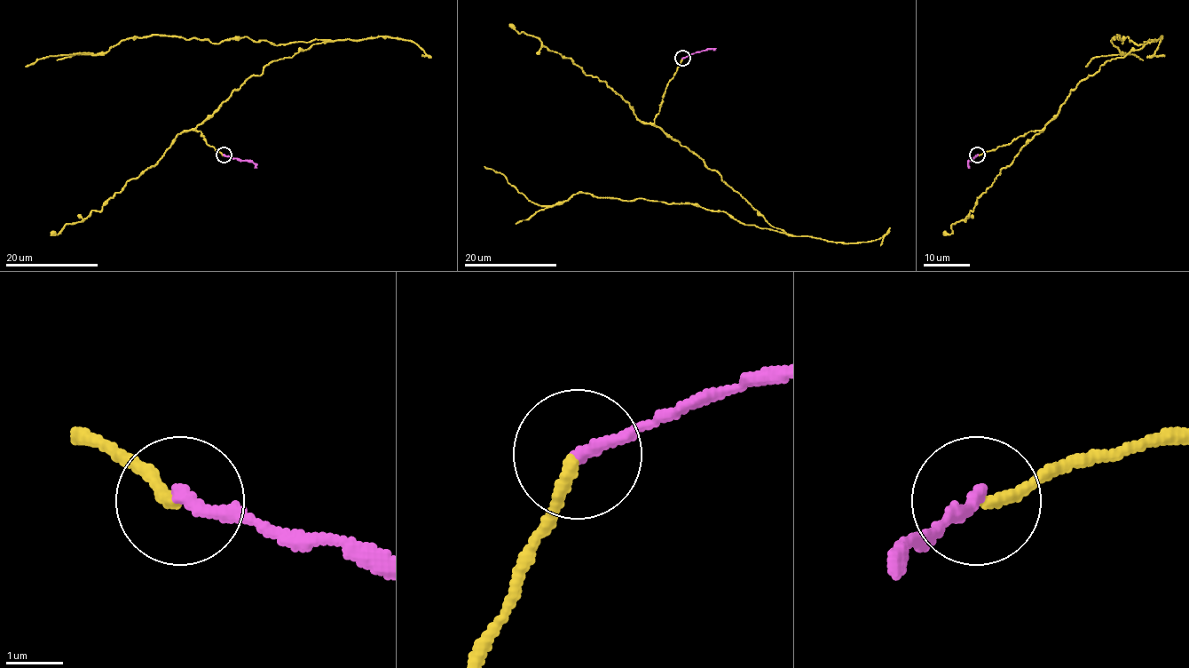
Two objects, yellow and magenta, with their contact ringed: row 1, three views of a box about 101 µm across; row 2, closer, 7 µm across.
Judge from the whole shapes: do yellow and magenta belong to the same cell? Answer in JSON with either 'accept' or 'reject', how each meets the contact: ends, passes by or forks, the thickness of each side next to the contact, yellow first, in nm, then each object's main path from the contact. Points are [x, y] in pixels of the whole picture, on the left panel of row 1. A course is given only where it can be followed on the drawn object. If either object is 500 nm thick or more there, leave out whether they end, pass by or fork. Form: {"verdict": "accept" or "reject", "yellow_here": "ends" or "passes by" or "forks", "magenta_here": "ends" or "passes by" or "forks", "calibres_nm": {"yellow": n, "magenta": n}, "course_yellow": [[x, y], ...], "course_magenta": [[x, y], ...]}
{"verdict": "reject", "yellow_here": "ends", "magenta_here": "ends", "calibres_nm": {"yellow": 200, "magenta": 220}, "course_yellow": [[223, 155], [195, 129], [270, 62], [323, 40], [138, 36], [106, 51], [45, 56], [26, 67]], "course_magenta": [[223, 155], [248, 160], [256, 168]]}

